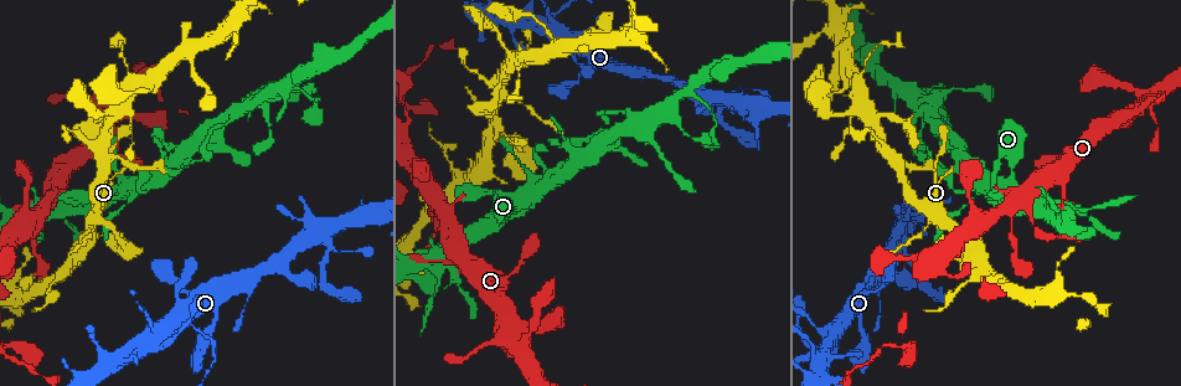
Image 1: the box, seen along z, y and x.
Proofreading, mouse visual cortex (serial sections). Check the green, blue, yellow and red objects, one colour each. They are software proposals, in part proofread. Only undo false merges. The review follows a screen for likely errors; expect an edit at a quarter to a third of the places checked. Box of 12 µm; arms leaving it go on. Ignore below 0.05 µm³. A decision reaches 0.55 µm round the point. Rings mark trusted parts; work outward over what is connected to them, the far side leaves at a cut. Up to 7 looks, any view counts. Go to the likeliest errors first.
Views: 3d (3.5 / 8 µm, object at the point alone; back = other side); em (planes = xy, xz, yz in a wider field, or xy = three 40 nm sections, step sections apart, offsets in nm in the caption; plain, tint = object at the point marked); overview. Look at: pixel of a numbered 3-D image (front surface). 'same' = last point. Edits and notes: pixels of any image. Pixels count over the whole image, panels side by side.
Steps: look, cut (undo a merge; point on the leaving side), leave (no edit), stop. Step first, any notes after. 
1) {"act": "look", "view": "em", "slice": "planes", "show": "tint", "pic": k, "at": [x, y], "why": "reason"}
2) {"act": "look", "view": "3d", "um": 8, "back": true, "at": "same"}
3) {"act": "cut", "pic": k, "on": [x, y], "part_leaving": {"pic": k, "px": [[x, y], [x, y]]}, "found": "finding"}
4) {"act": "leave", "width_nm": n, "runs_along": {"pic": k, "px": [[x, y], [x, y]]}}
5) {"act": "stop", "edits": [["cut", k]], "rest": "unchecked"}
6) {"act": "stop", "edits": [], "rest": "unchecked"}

{"act": "look", "view": "3d", "um": 3.5, "pic": 1, "at": [1011, 178], "why": "four or more arms meet"}

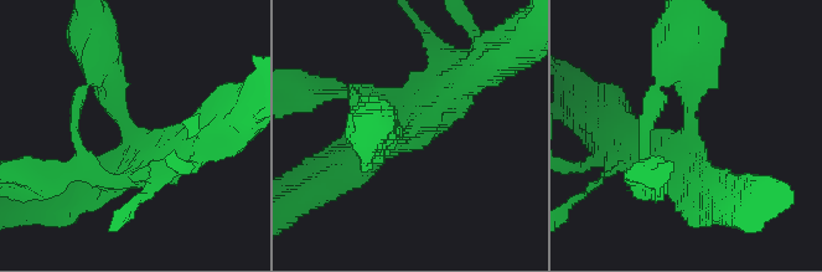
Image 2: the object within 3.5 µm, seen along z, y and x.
{"act": "look", "view": "em", "slice": "xy", "step": 2, "show": "tint", "pic": 2, "at": [690, 134], "arms": 4, "arm_widths_nm": [250, 350, 350, 450]}

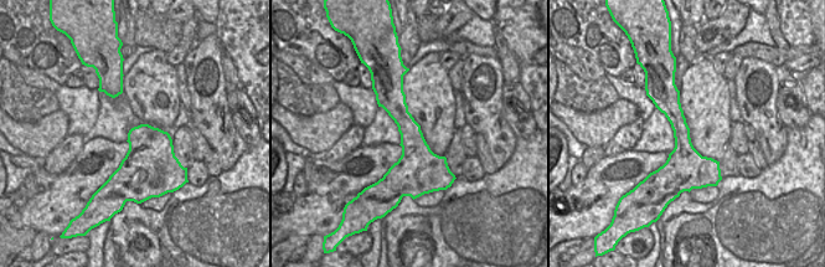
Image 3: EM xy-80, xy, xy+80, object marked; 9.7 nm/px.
{"act": "look", "view": "em", "slice": "planes", "show": "tint", "at": "same", "why": "cut it another way"}

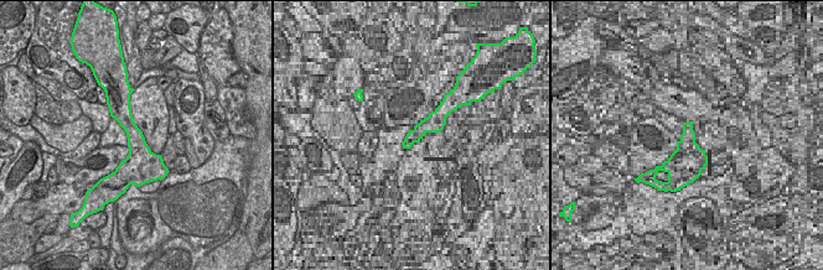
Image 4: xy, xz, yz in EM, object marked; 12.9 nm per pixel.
{"act": "leave", "runs_along": {"pic": 2, "px": [[103, 56], [127, 129], [156, 159], [187, 144]]}, "found": "continuous, no second cell"}

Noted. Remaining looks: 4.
{"act": "look", "view": "3d", "um": 3.5, "pic": 1, "at": [194, 327], "why": "narrows sharply"}

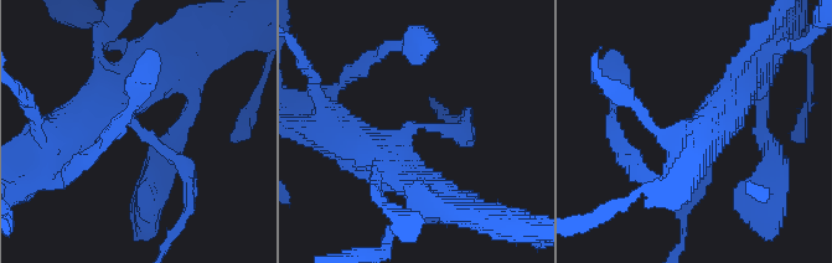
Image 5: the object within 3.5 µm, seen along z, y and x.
{"act": "look", "view": "em", "slice": "xy", "step": 1, "show": "tint", "pic": 5, "at": [146, 129]}

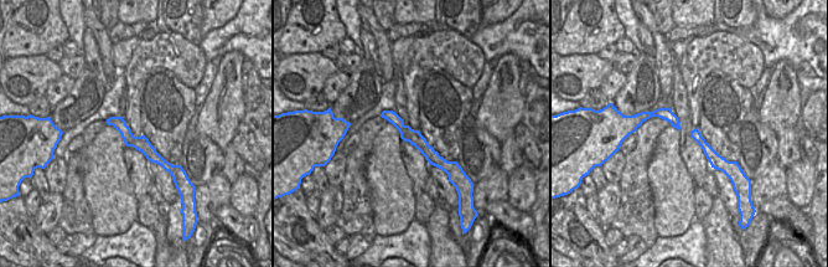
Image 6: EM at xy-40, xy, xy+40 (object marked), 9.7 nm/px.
{"act": "cut", "pic": 5, "on": [449, 133], "width_nm": 140, "part_leaving": {"pic": 5, "px": [[419, 128], [460, 130], [456, 118]]}, "found": "two cells meet here"}

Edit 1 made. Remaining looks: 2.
{"act": "look", "view": "3d", "um": 8, "pic": 1, "at": [46, 217], "why": "thin neck"}

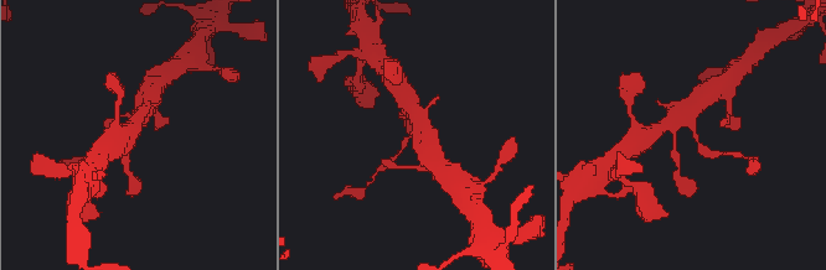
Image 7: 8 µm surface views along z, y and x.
{"act": "look", "view": "em", "slice": "planes", "show": "tint", "pic": 7, "at": [697, 137], "arm_widths_nm": [200, 450]}

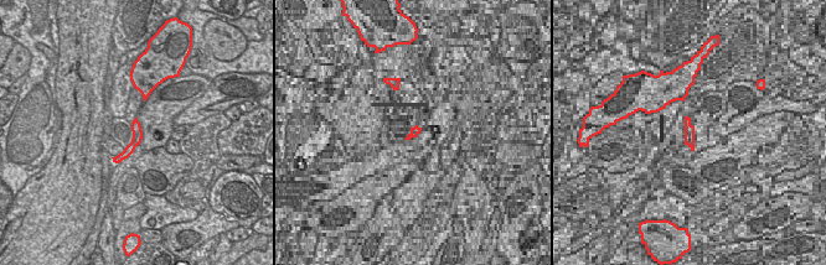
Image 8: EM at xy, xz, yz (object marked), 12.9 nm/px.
{"act": "leave", "runs_along": {"pic": 8, "px": [[135, 123], [135, 141], [117, 160]]}, "found": "all the same cell"}

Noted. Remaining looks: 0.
{"act": "stop", "edits": [["cut", 5]], "rest": "unchecked"}

